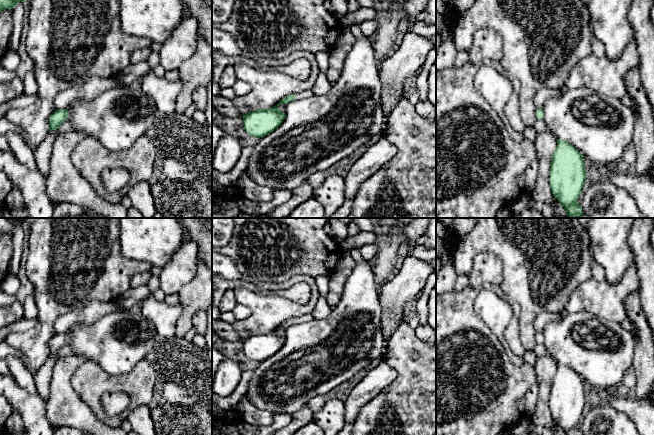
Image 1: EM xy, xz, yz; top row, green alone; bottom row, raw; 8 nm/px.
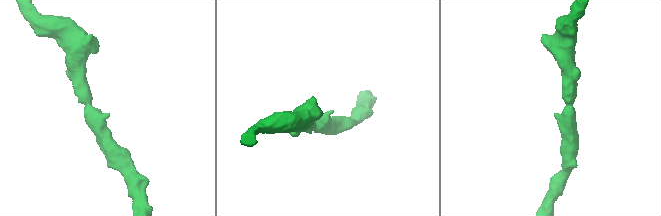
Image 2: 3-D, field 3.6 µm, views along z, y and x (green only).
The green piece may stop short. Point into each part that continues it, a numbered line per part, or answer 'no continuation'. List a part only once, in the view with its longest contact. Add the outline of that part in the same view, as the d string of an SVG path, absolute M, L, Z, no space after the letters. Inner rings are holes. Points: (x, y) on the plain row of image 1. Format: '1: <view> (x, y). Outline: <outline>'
1: xz (309, 317). Outline: M312 313L304 315L302 317L296 318L295 319L295 323L303 323L303 322L310 322L314 320L314 317L312 315Z

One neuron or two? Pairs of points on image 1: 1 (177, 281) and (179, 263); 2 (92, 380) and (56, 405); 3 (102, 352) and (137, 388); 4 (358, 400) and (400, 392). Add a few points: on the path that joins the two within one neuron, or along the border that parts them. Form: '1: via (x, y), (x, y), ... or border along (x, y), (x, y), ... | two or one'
1: via (177, 277), (179, 267) | one
2: border along (76, 368), (72, 387), (90, 409) | two
3: border along (142, 359), (122, 374), (108, 374), (100, 368) | two
4: border along (393, 382), (370, 399), (358, 413) | two

